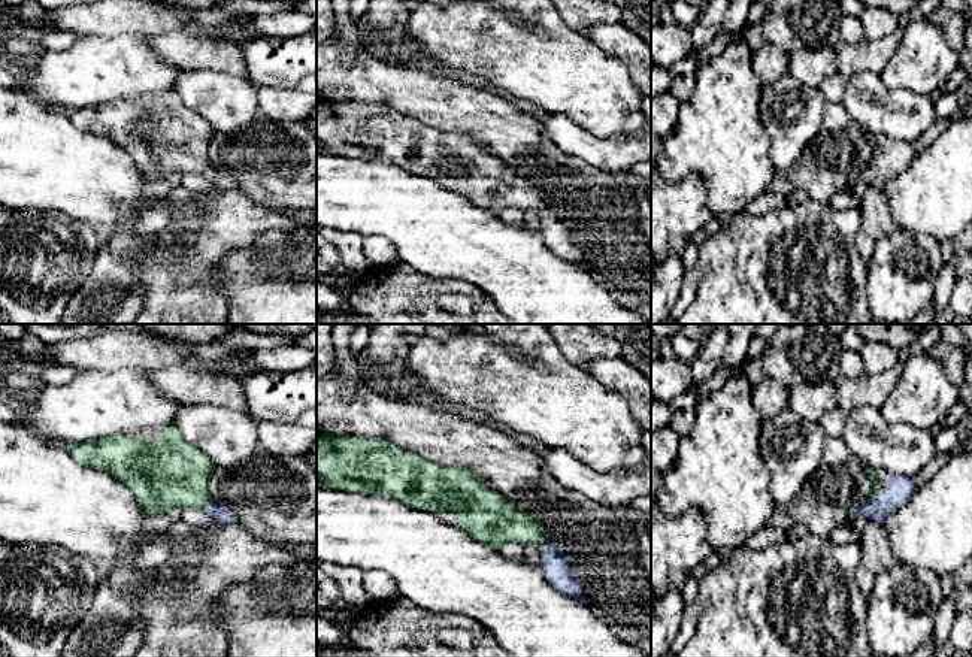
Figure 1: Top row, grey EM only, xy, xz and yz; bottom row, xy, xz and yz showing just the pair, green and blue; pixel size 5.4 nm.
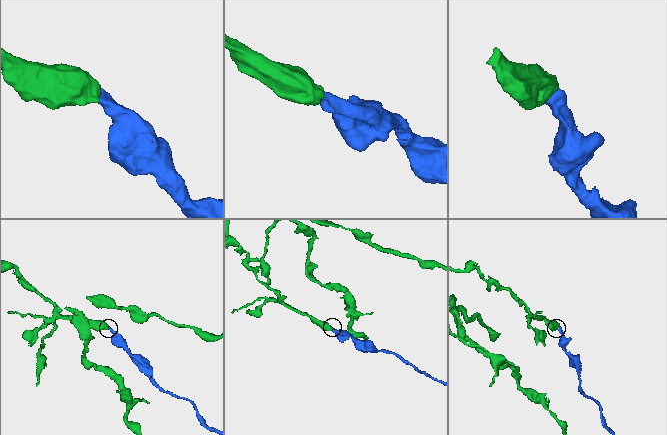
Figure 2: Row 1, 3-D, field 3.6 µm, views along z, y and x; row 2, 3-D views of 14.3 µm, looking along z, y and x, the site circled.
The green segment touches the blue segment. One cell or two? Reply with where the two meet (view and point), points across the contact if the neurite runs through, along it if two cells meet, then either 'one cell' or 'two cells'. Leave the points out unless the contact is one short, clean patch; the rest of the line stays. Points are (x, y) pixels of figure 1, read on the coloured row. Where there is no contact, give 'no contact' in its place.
meets green in yz at (872, 497); runs through yz (872, 474), (872, 497), (890, 497), (899, 489); one cell

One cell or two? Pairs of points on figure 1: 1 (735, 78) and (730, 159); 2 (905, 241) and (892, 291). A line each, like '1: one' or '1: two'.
1: one
2: one

